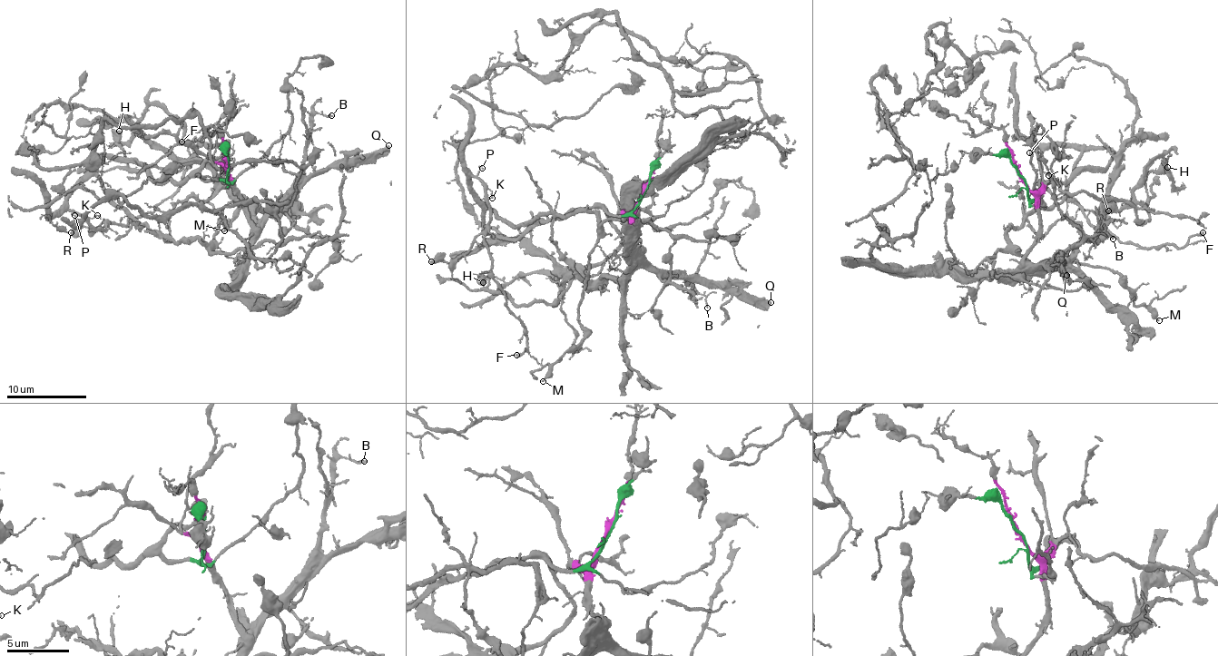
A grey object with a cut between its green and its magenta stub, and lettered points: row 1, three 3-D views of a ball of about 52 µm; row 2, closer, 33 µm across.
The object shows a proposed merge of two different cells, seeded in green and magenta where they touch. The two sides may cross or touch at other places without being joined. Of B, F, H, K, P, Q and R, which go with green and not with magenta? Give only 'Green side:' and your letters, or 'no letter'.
Green side: F, H, K, P, R

